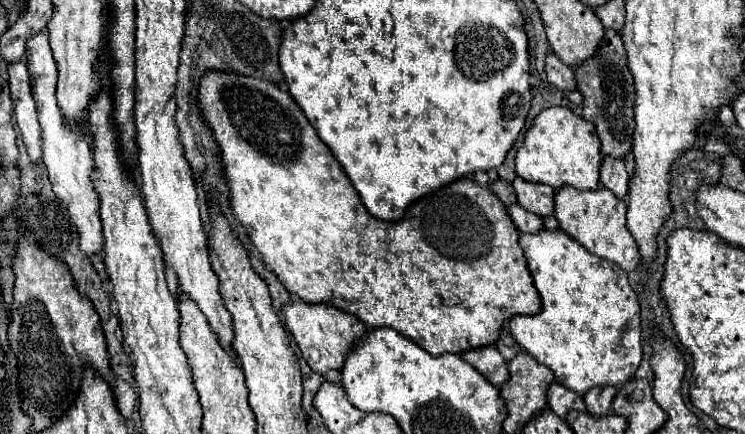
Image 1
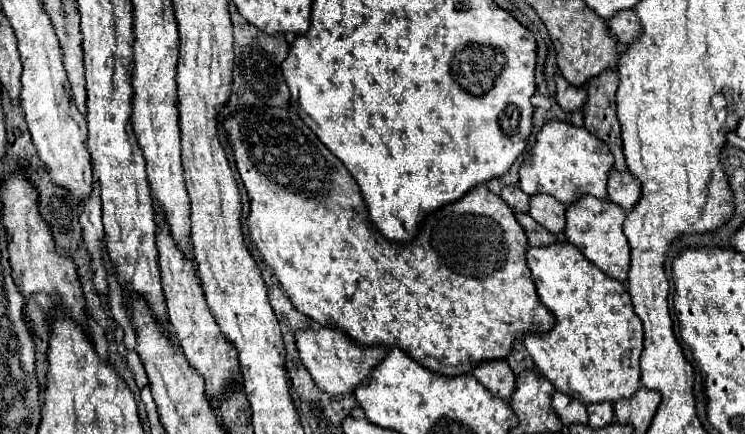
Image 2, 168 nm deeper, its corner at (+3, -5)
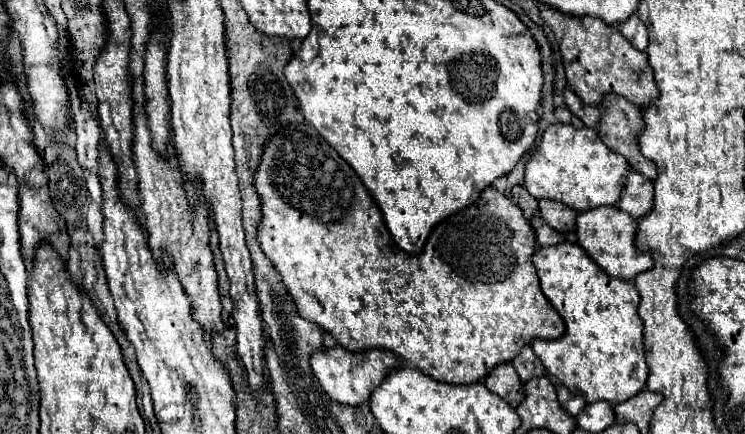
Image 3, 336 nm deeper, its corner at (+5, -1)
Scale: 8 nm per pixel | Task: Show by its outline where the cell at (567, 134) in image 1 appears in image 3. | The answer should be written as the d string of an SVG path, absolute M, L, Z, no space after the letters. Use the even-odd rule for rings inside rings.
M553 124L545 130L537 152L525 166L525 188L537 200L549 198L577 212L585 212L597 206L615 206L621 198L627 172L627 160L607 148L595 128Z

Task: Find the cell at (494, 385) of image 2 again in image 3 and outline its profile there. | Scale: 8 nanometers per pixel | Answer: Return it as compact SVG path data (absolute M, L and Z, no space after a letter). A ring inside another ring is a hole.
M509 362L495 366L495 370L487 374L485 386L487 386L493 394L497 394L497 396L501 396L505 402L509 402L513 408L517 408L517 406L523 402L523 398L525 398L523 384L521 384L521 380L519 380L513 364L509 364Z

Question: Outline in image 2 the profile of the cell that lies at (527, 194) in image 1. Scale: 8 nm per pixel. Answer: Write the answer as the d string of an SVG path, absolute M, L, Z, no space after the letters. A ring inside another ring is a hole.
M535 194L529 198L529 216L553 234L565 228L565 208L567 206L547 194Z

